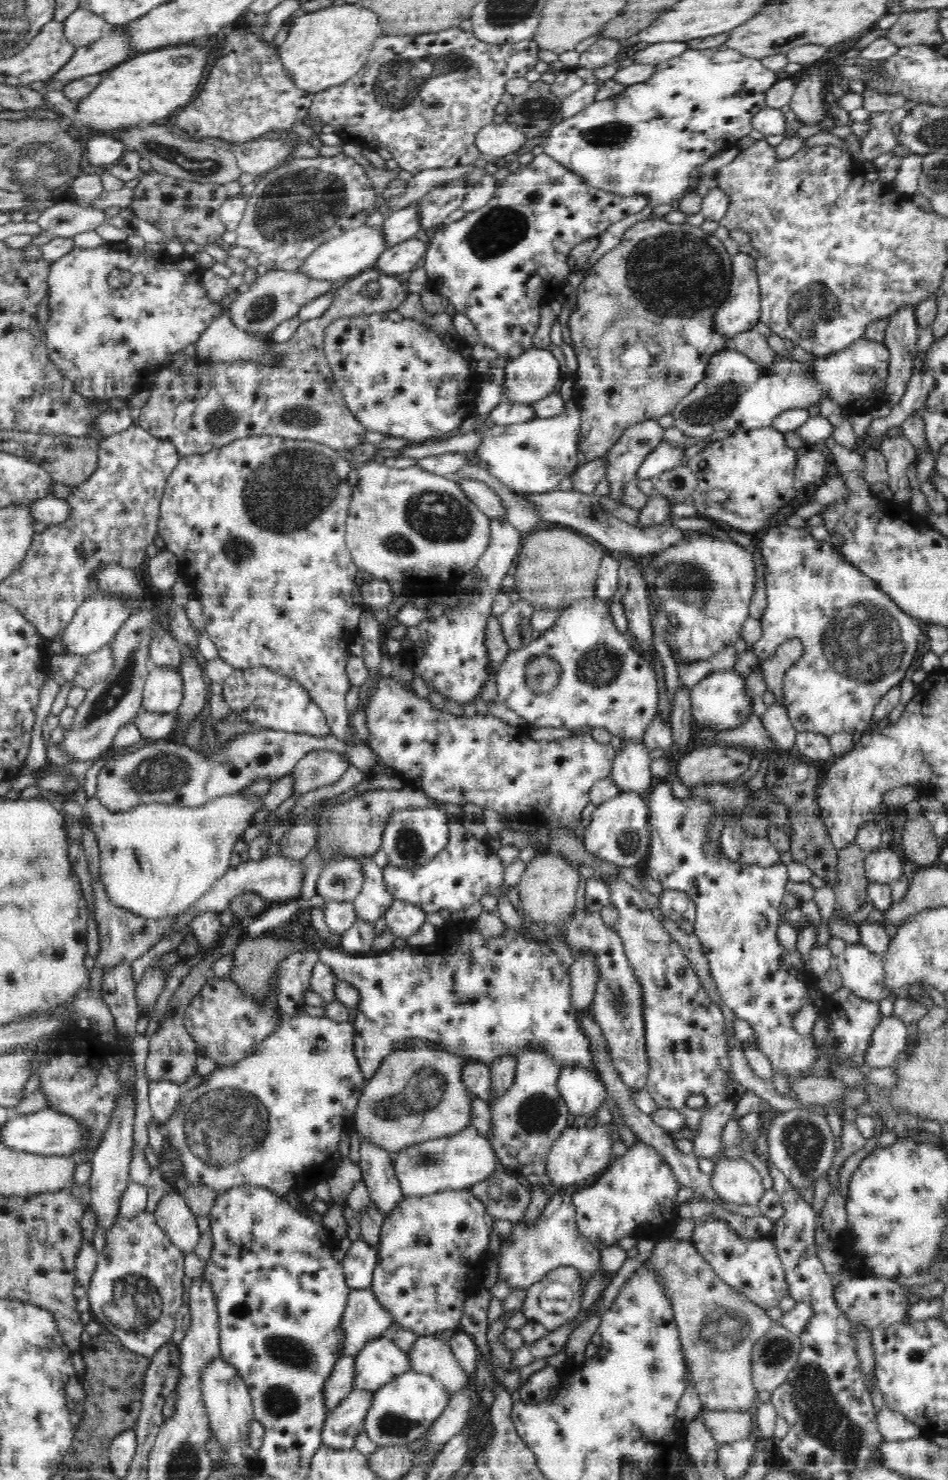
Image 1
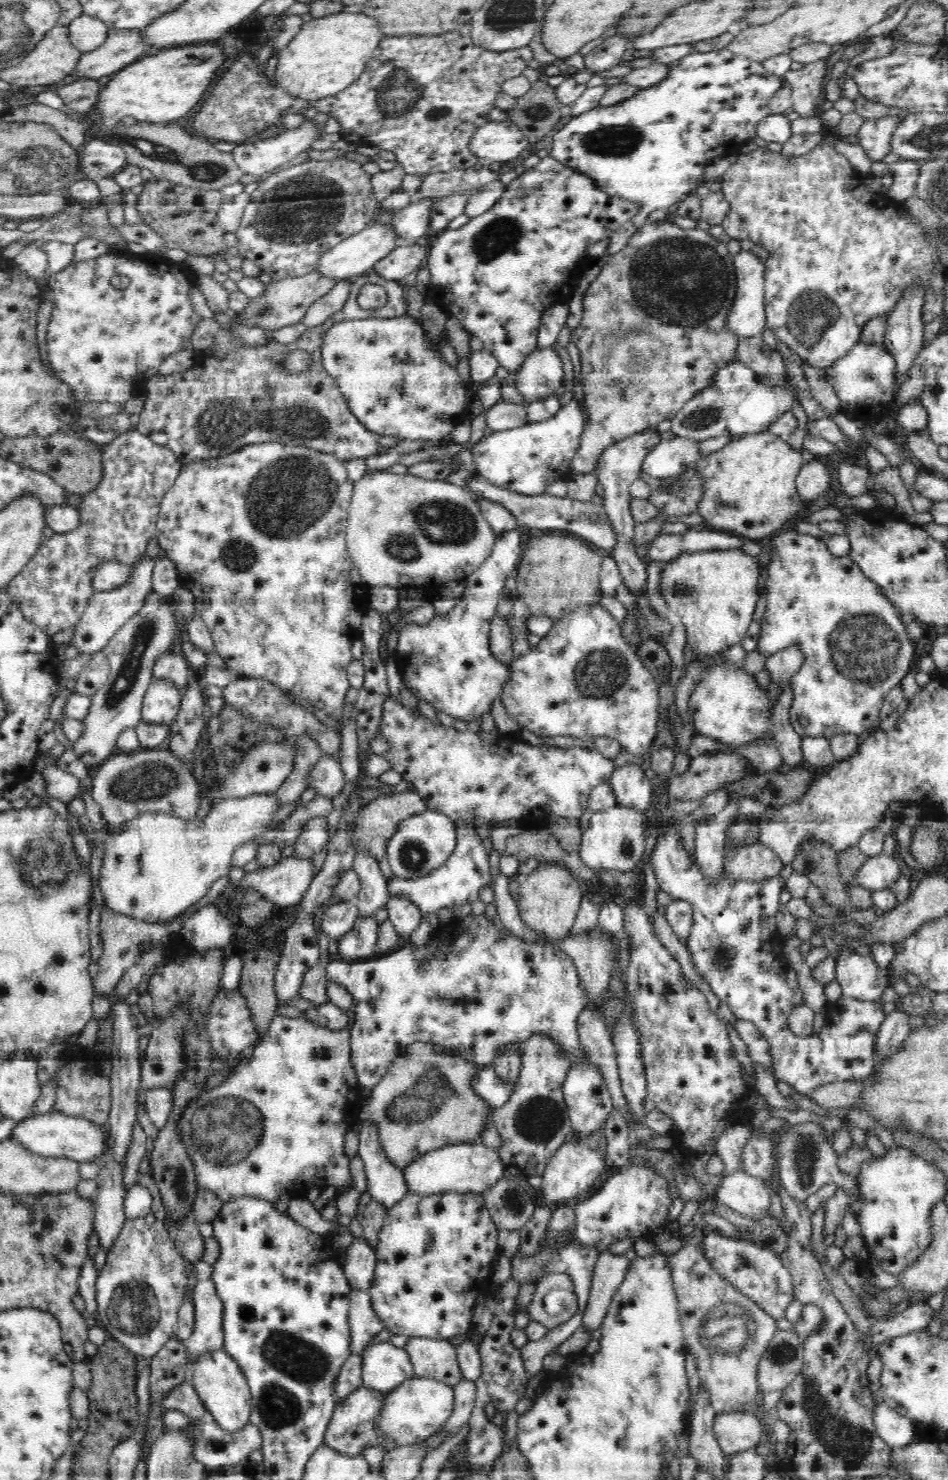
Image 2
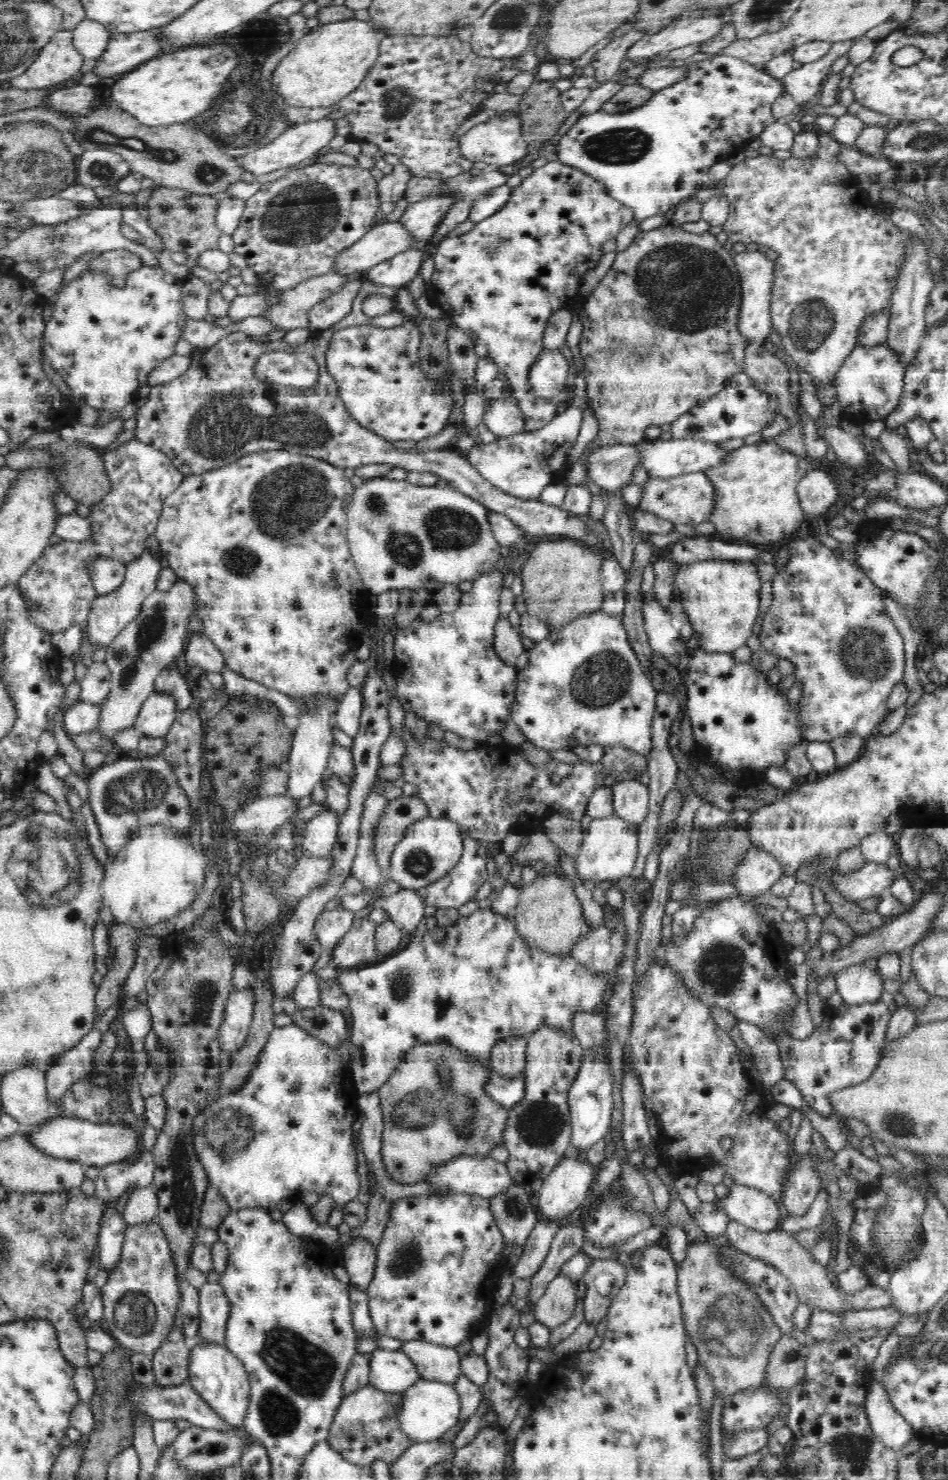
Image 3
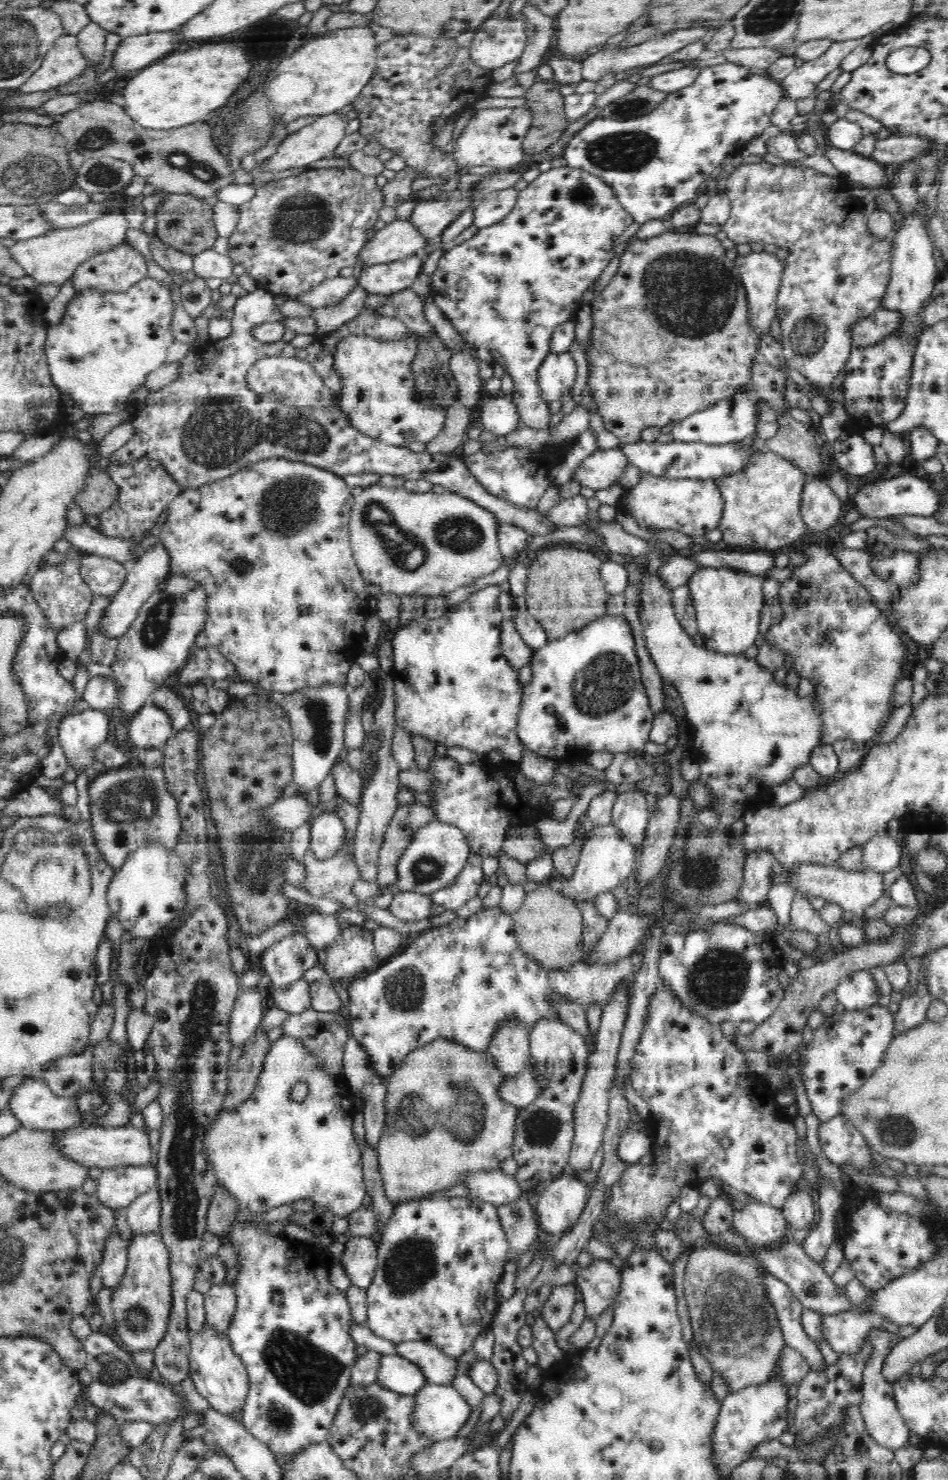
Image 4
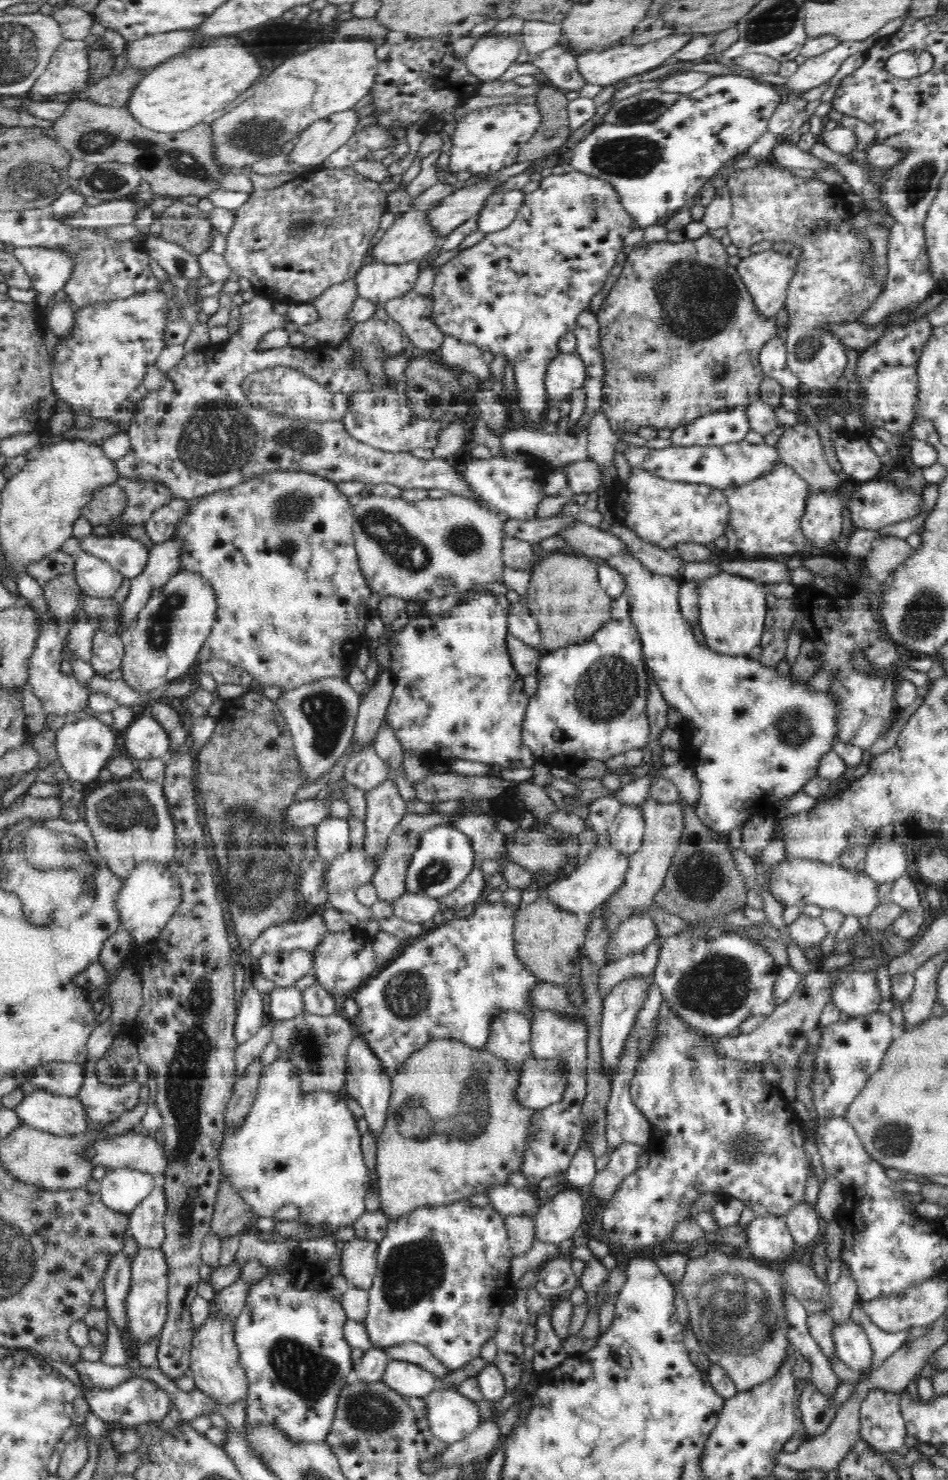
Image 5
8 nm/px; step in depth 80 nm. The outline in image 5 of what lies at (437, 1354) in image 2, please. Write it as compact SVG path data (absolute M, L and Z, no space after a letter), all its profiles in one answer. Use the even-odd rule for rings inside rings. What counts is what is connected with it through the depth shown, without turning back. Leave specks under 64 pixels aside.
M405 1342L389 1347L386 1351L389 1358L408 1361L425 1368L428 1372L431 1372L439 1382L447 1376L446 1367L442 1365L442 1362L430 1352L430 1349L417 1342Z

